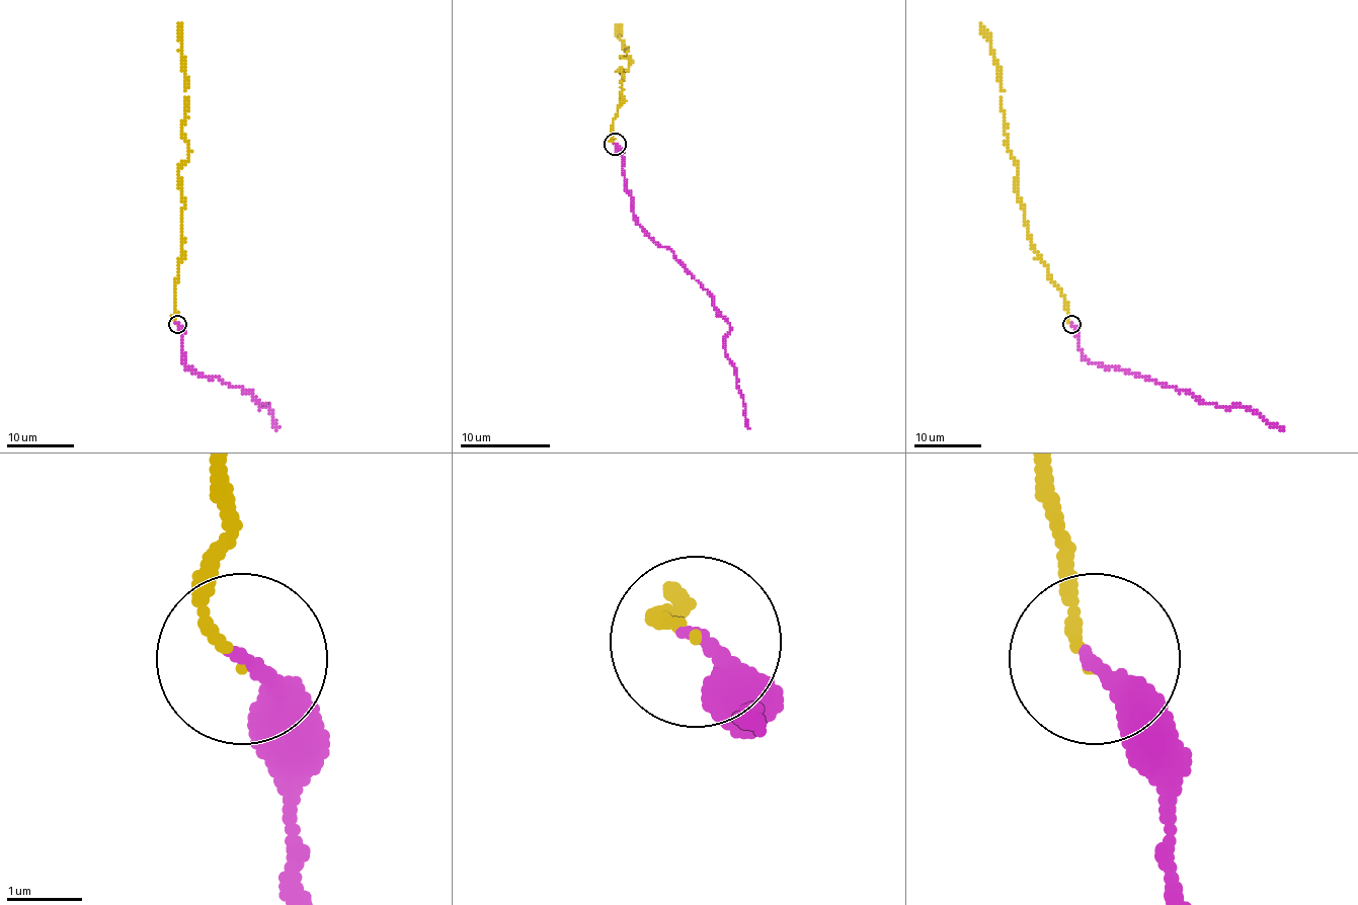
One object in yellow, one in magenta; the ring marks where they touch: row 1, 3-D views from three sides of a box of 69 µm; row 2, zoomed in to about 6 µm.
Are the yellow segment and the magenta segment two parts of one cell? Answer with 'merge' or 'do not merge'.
merge

